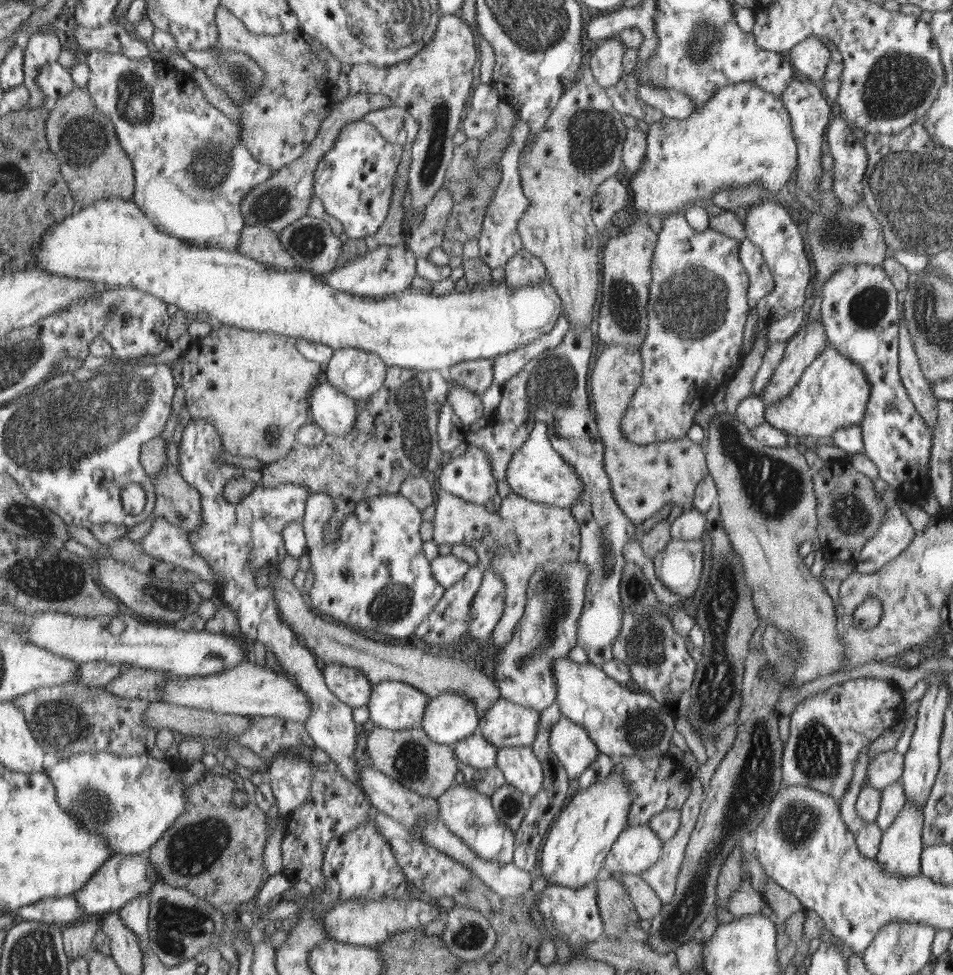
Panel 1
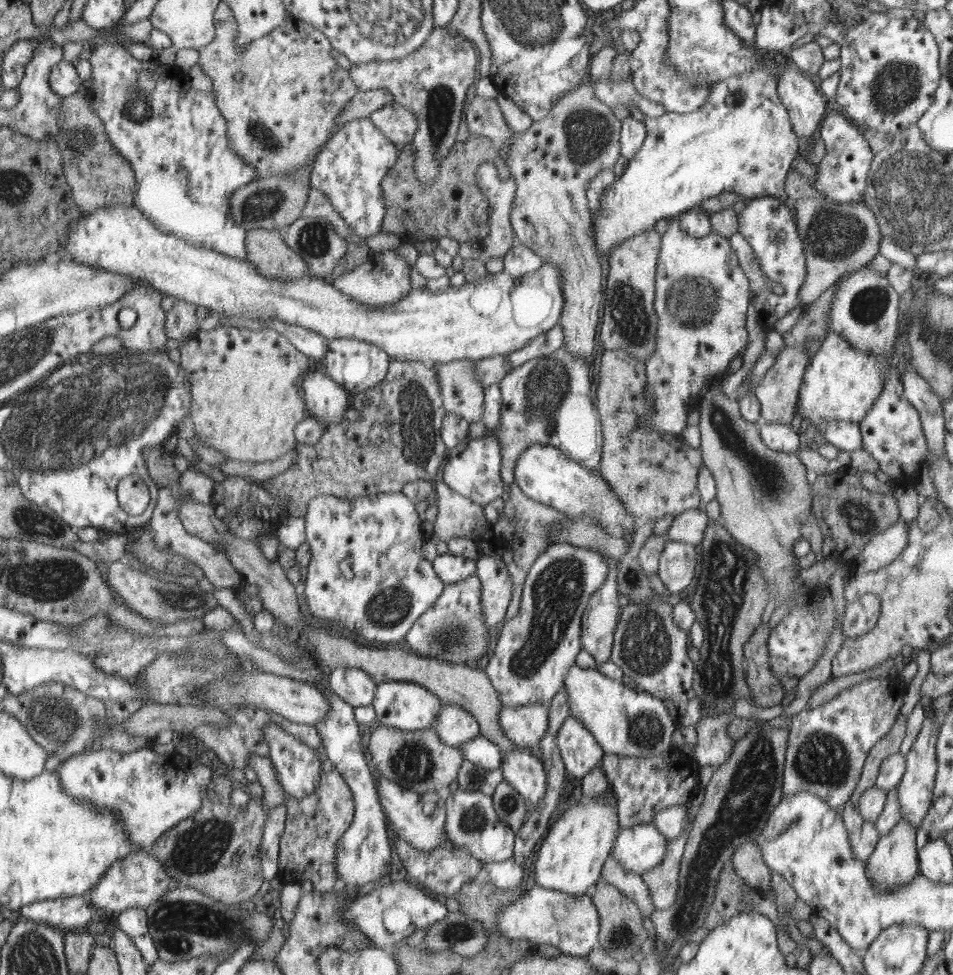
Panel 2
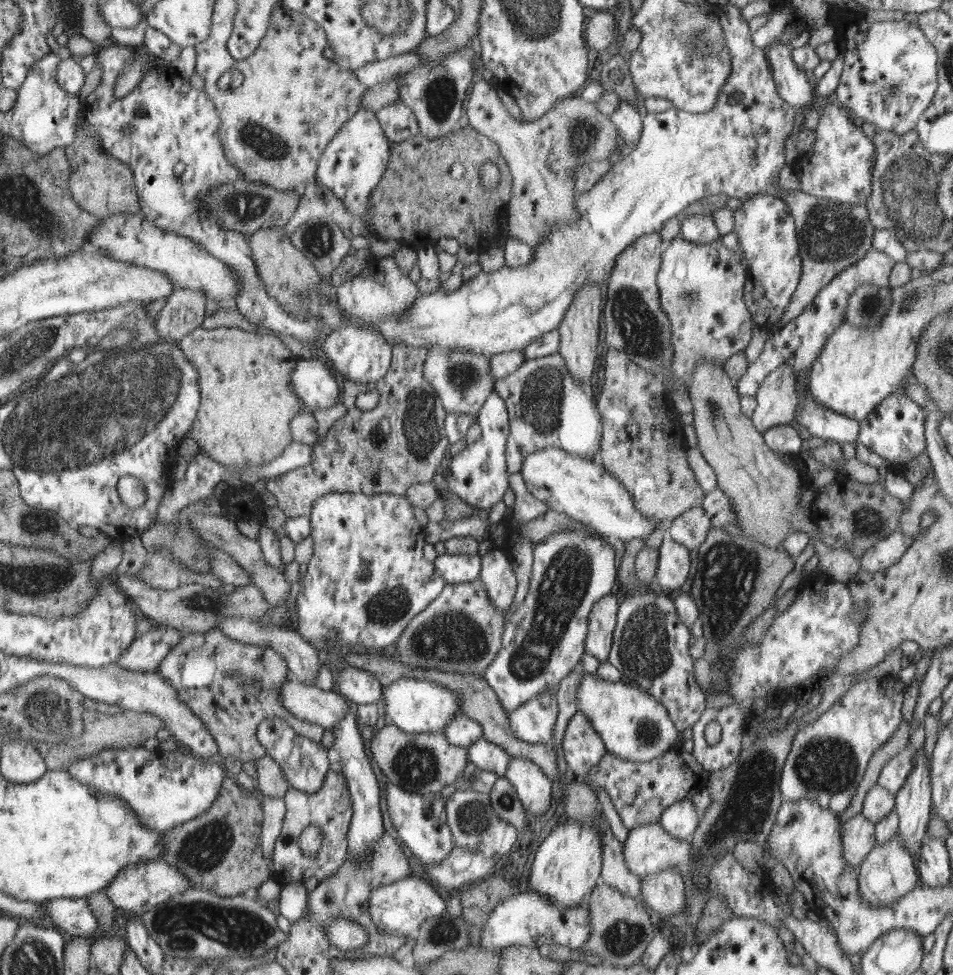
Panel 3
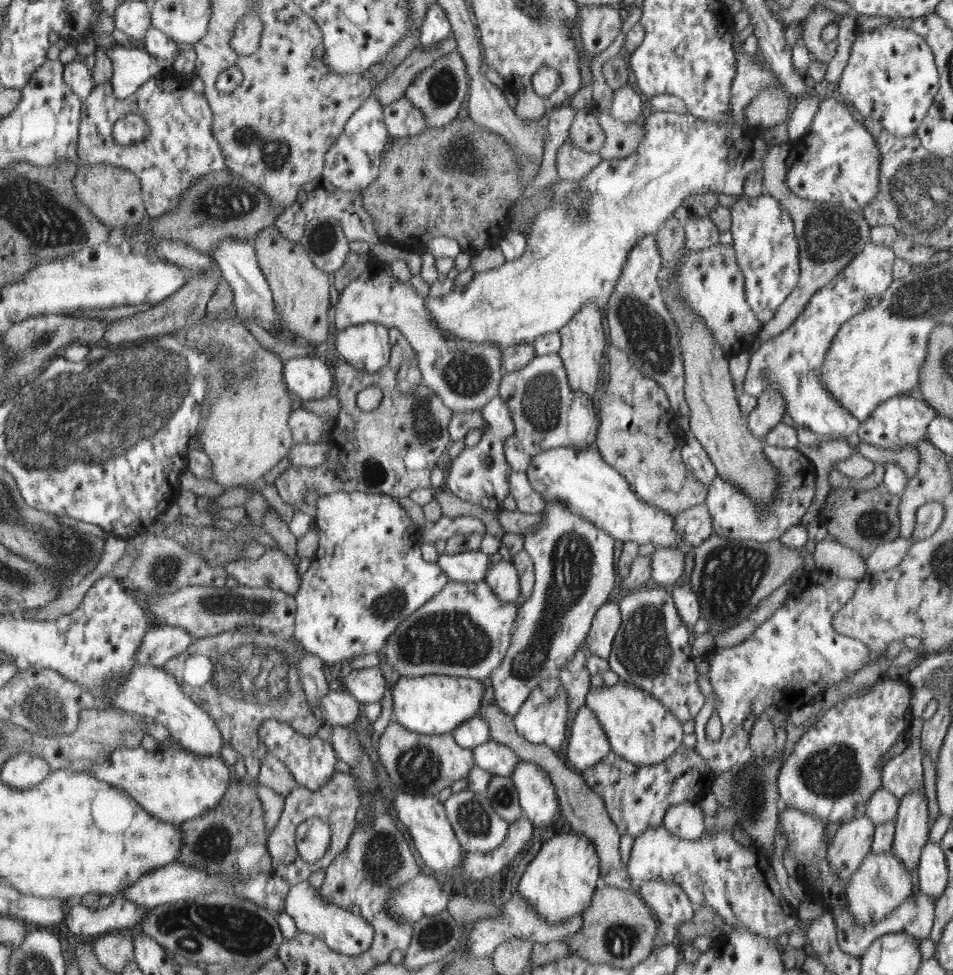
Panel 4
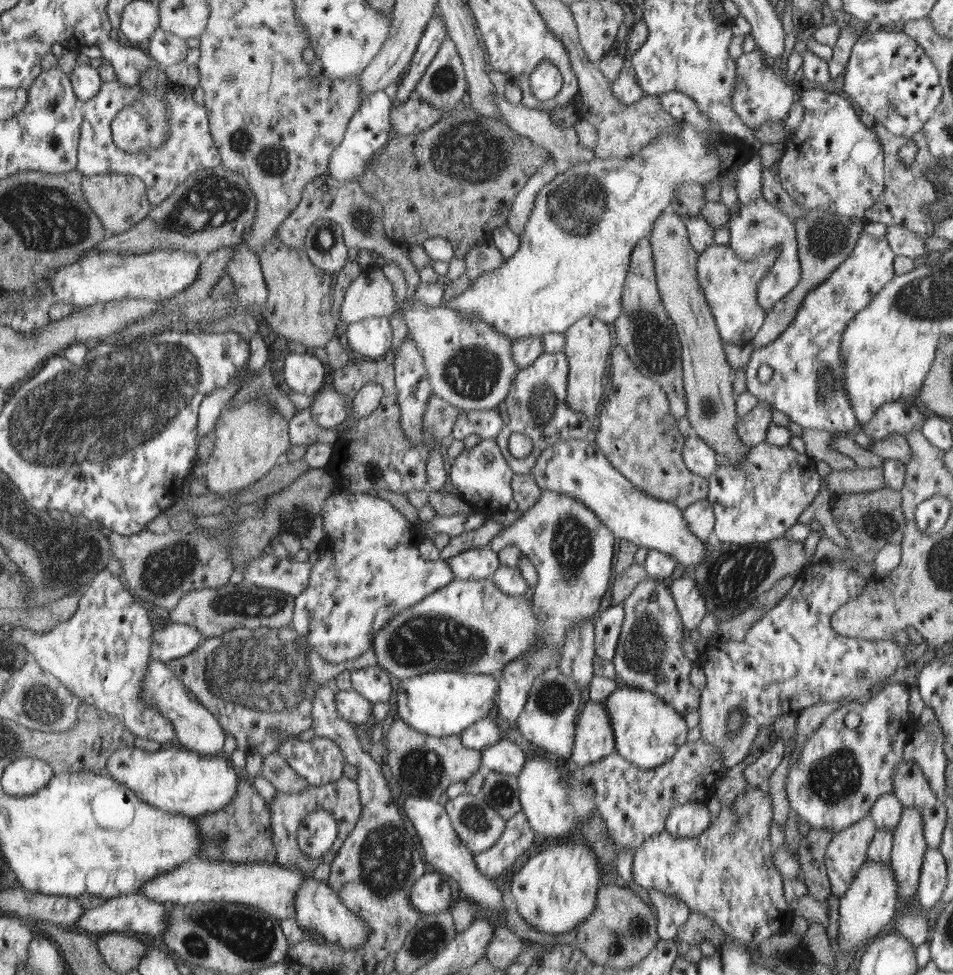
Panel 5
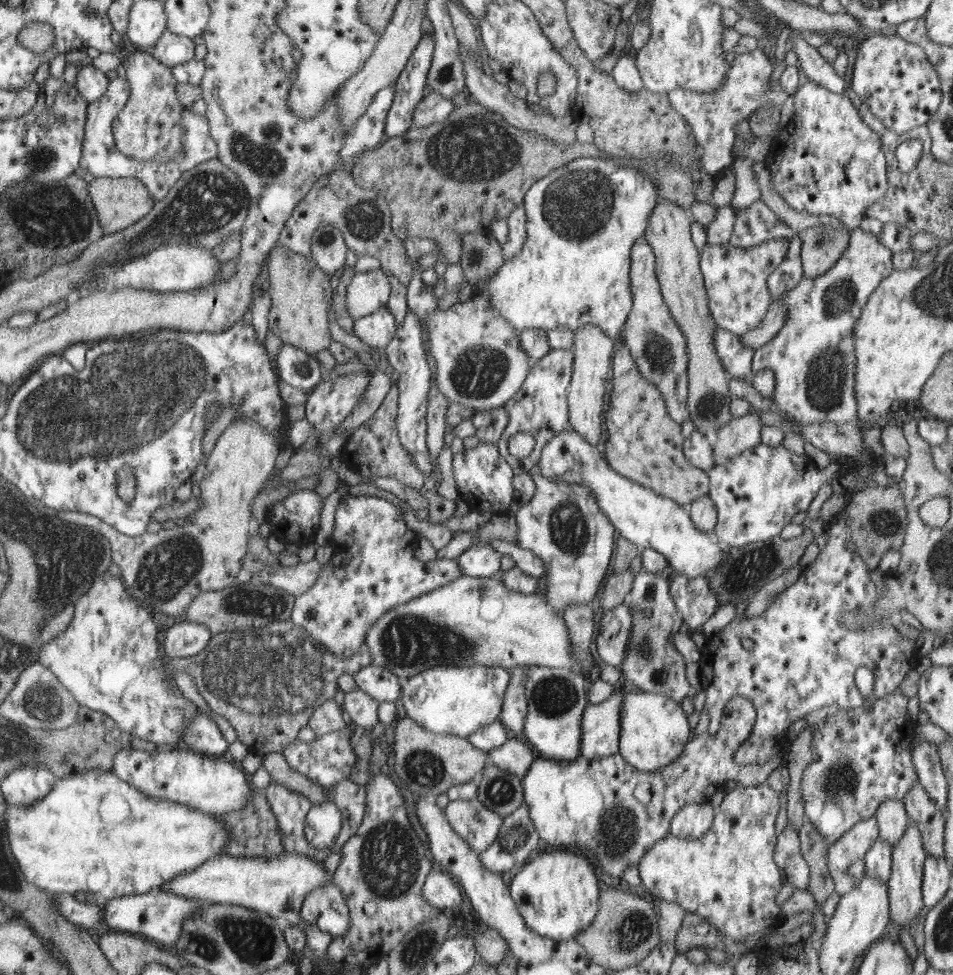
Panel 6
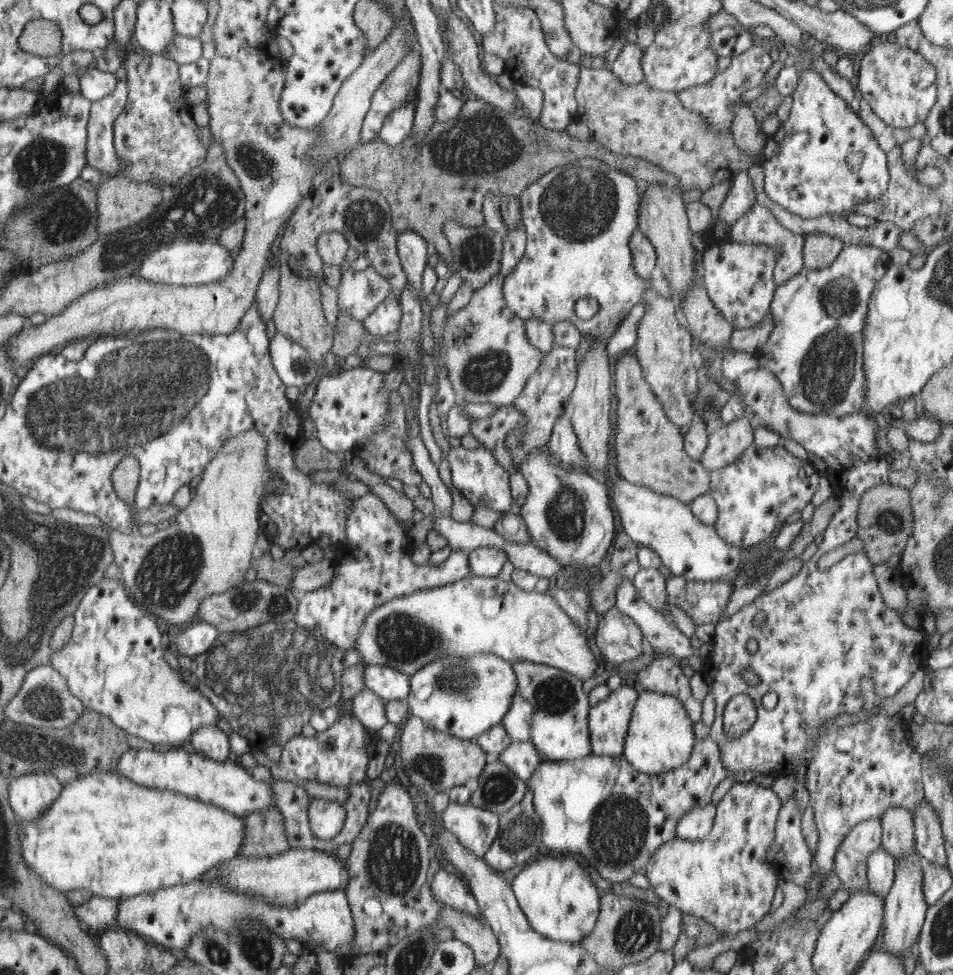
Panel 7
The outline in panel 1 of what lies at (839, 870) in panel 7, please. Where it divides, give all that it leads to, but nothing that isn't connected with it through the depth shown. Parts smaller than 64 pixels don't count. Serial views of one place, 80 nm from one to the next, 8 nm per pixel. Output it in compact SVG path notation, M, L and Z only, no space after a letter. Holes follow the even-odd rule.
M869 746L860 749L857 763L854 763L853 779L848 783L848 788L838 803L841 818L850 832L854 834L859 851L866 858L874 859L879 851L883 831L875 823L865 822L860 818L855 807L862 783L865 782L865 776L867 776L868 749Z

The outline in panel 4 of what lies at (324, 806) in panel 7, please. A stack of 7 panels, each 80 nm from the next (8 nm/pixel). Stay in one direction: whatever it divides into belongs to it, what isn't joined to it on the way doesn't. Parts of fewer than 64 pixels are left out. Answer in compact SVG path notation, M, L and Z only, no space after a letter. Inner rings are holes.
M310 817L301 823L295 833L297 852L308 862L320 860L331 844L333 828L326 820Z

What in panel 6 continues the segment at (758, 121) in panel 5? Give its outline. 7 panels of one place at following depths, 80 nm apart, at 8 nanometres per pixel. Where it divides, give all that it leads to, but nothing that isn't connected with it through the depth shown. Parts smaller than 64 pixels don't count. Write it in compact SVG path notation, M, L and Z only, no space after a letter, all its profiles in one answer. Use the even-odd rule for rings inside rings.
M753 48L749 53L736 55L730 65L722 87L710 93L696 93L685 89L677 89L667 94L668 101L676 113L682 115L692 127L698 145L702 147L701 160L706 173L719 175L734 161L735 128L740 121L747 121L754 113L764 106L764 109L781 109L788 96L784 92L774 92L770 89L770 77L774 71L775 62L759 48Z

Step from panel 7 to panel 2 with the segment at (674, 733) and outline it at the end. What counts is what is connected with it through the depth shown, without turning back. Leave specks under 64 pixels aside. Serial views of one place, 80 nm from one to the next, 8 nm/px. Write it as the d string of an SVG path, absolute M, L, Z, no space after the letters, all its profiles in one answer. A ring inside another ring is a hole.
M574 663L564 678L570 716L577 718L594 735L605 754L616 754L625 757L652 757L654 754L666 753L672 750L672 734L677 727L669 716L665 704L649 693L630 685L627 681L614 681L600 671L581 668Z

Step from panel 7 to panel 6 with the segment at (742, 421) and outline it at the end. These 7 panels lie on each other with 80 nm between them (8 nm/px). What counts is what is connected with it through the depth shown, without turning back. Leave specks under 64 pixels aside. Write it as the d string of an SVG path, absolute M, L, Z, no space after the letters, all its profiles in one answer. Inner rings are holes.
M748 413L725 423L712 443L715 455L734 458L760 443L762 427L760 419L758 414Z

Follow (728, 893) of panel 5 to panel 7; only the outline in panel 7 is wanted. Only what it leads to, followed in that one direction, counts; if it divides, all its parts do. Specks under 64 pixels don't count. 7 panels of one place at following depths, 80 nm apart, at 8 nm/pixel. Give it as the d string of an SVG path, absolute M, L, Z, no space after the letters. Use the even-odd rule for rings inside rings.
M736 784L734 788L731 787L718 803L715 824L705 839L687 841L676 837L659 846L649 858L643 874L649 880L650 894L678 907L683 913L703 918L720 934L735 935L751 929L772 911L771 902L778 888L780 876L767 854L775 837L780 804L782 801L770 788L760 788L756 784Z

